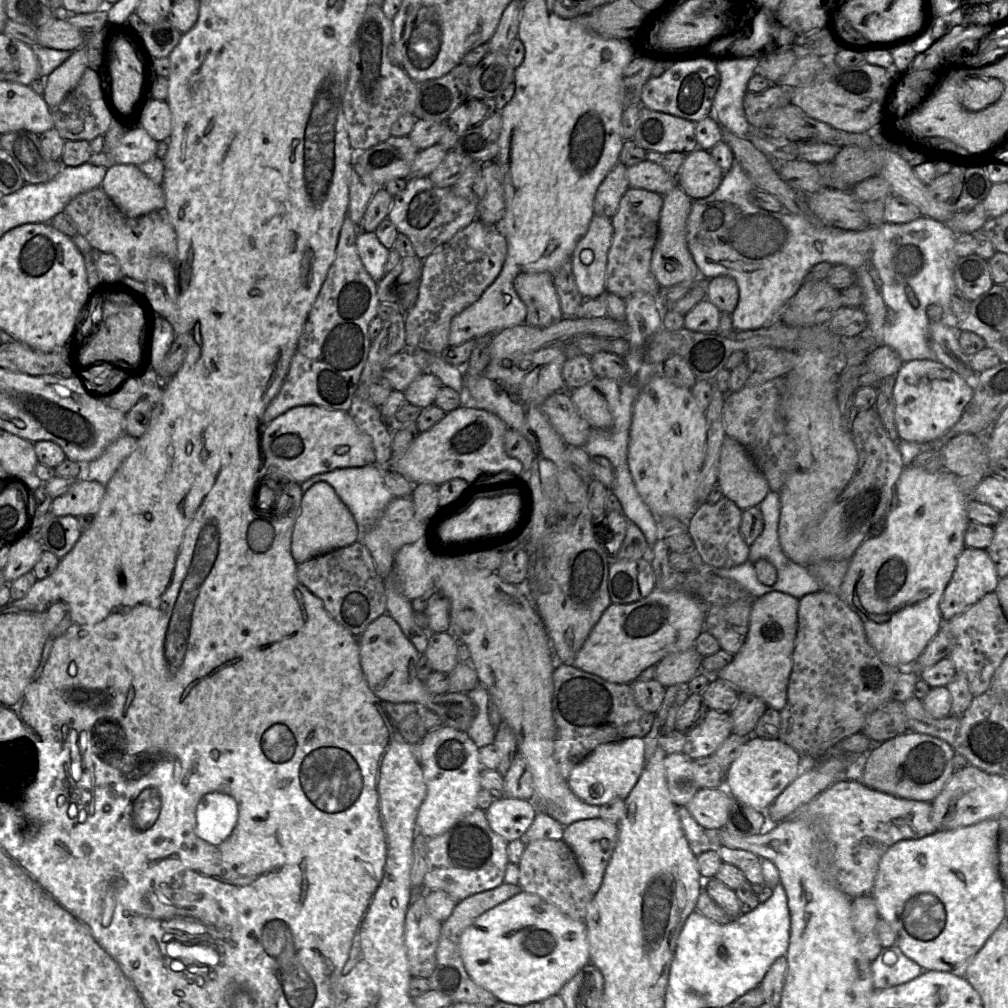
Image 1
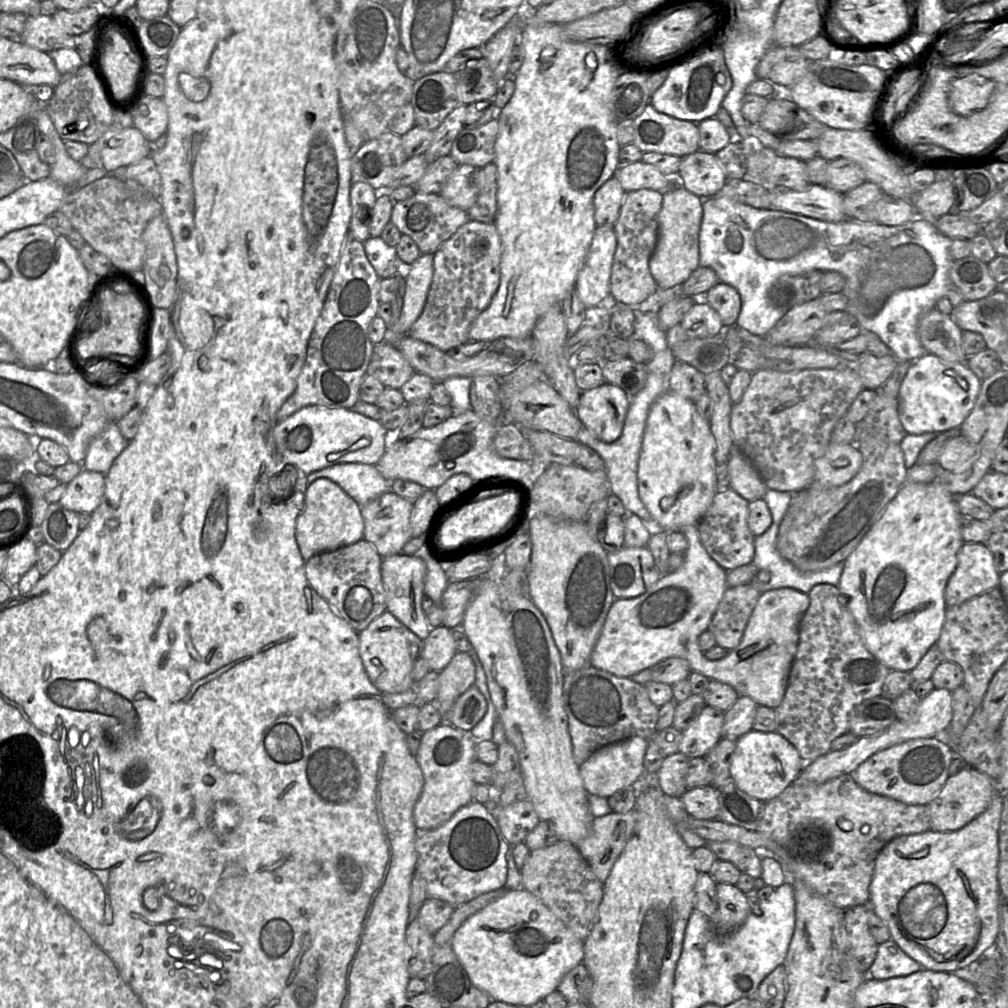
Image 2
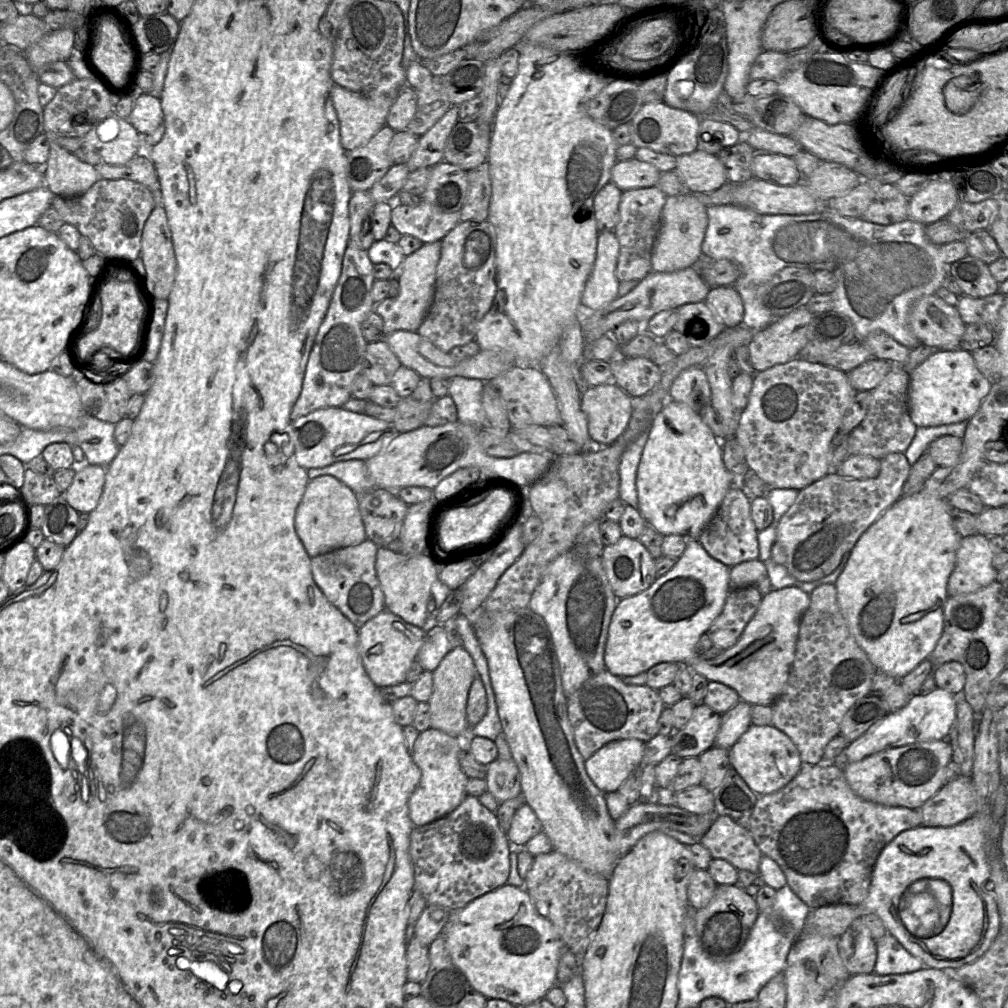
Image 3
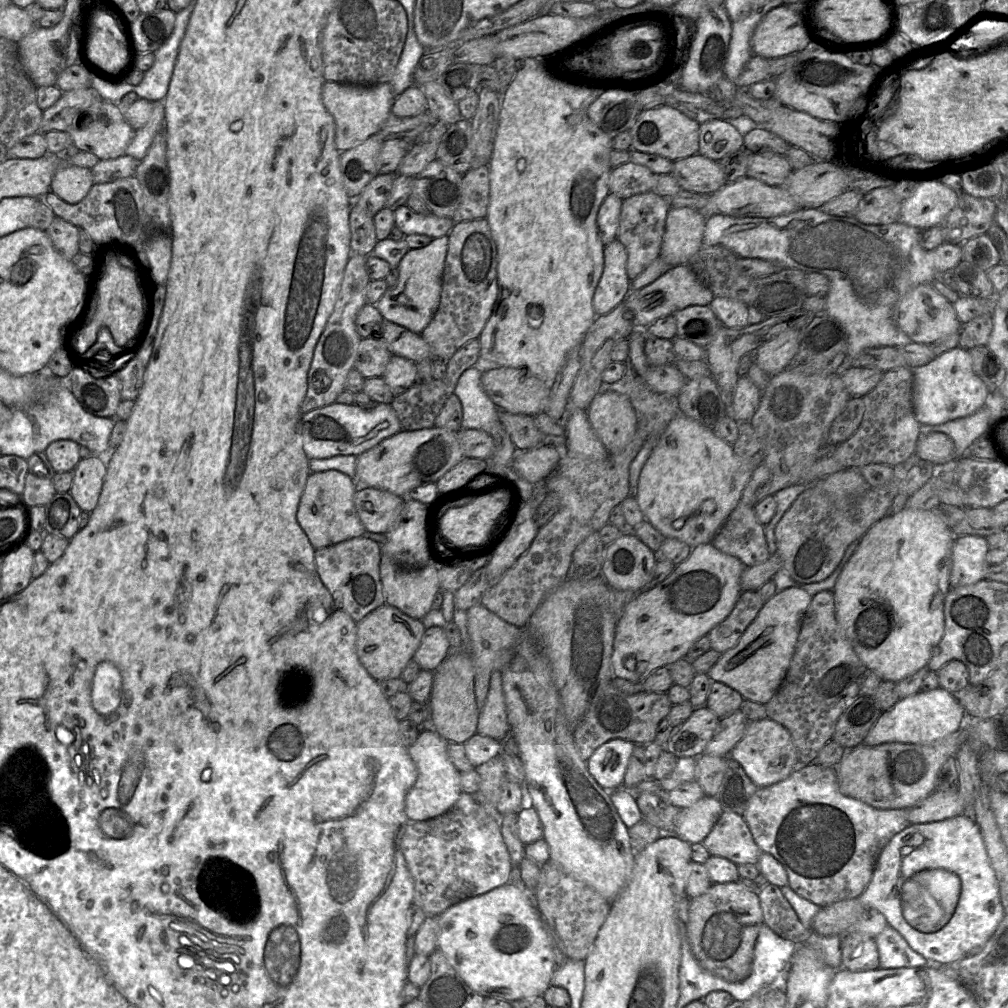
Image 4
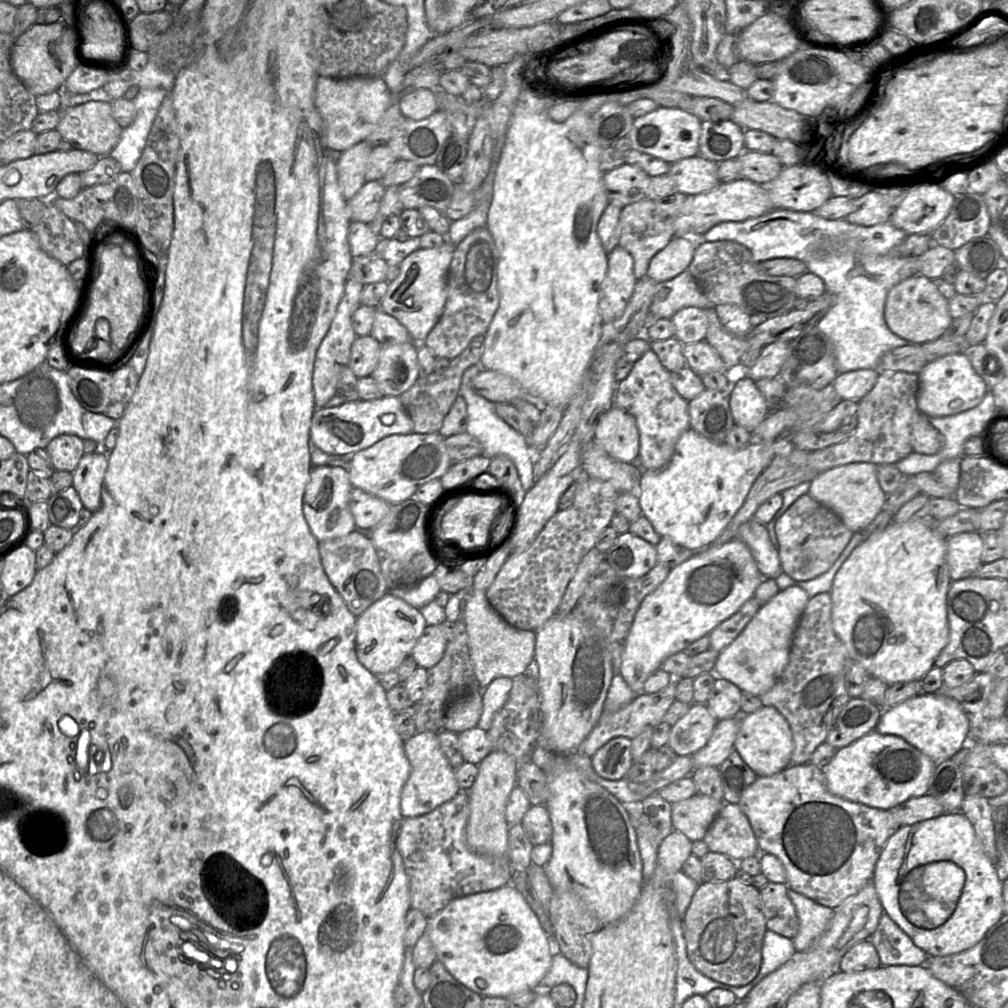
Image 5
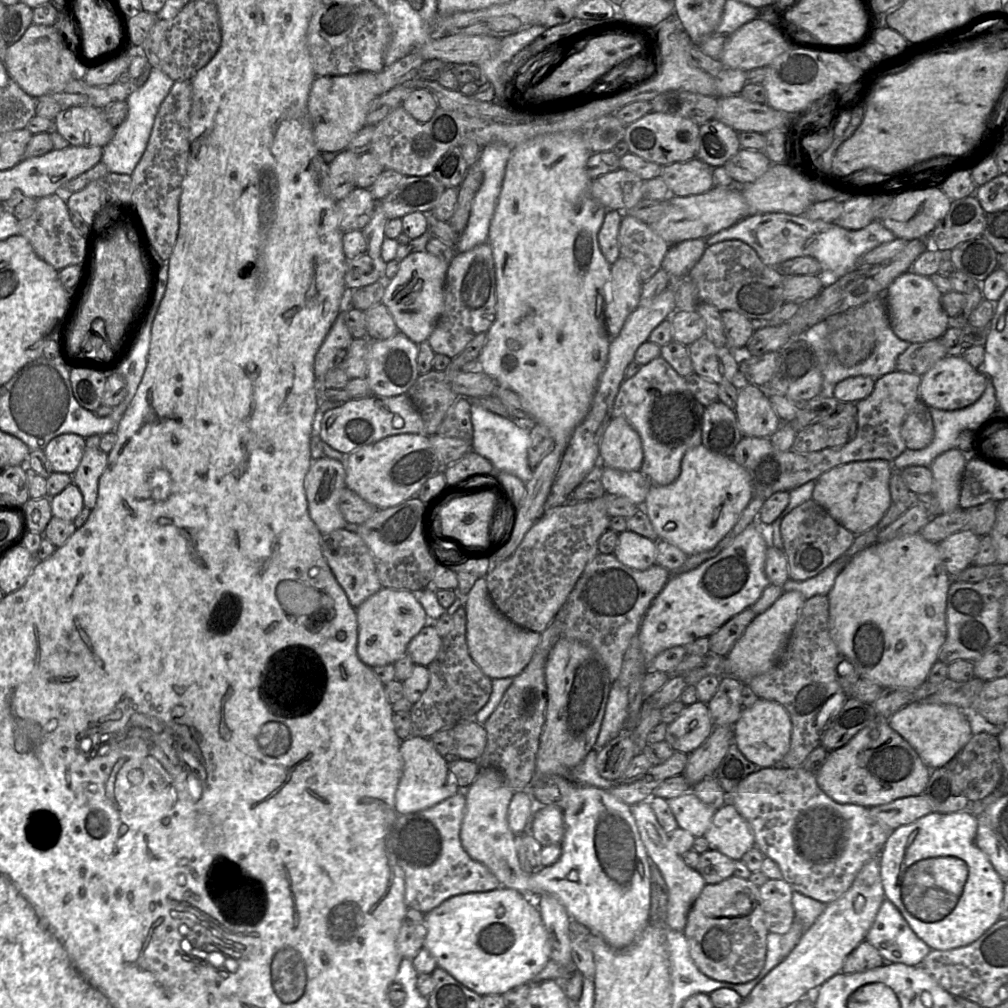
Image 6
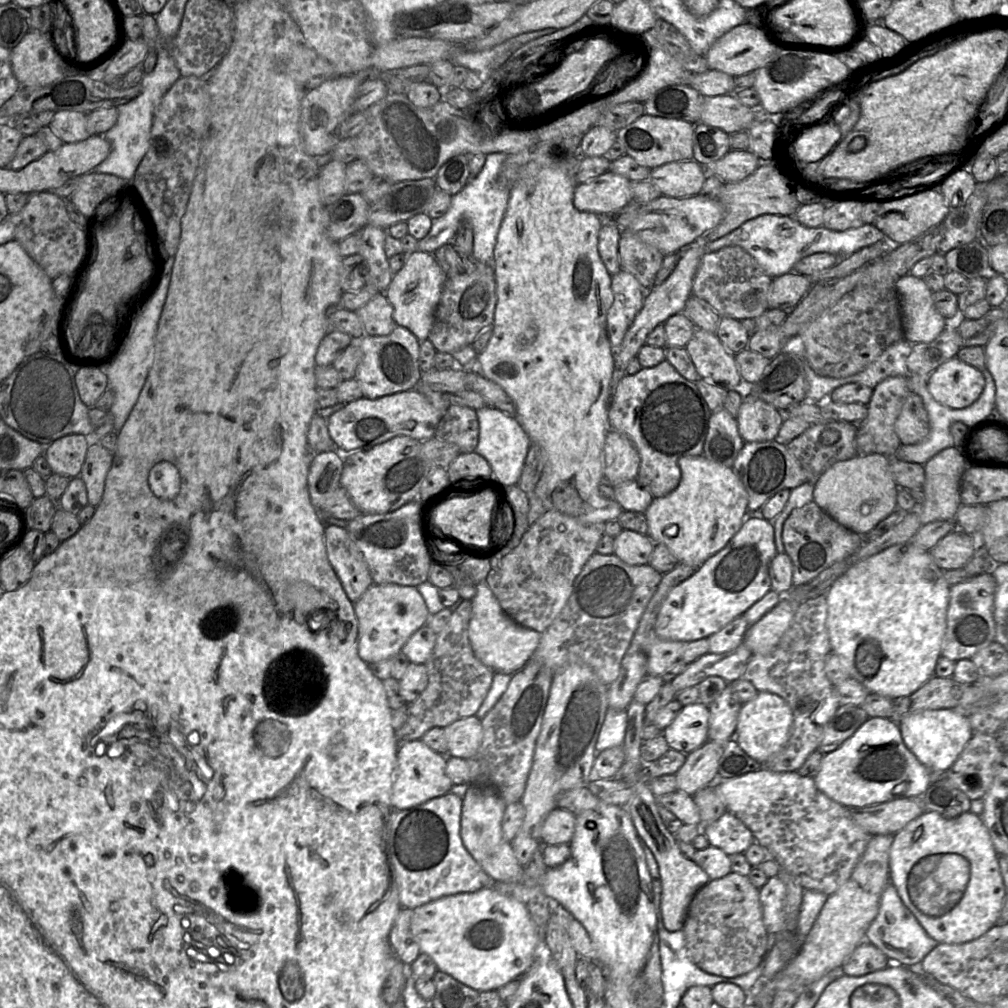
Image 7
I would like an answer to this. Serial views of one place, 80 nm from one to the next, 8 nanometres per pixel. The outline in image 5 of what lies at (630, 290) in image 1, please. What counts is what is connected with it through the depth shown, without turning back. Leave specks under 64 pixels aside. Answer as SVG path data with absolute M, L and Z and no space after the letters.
M649 198L621 208L618 244L632 256L637 280L646 276L651 259L673 239L671 219L661 217L656 211L656 202Z

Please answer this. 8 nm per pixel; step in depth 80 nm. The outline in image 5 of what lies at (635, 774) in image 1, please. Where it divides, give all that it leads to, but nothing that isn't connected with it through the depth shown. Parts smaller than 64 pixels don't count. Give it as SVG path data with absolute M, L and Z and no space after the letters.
M618 736L600 747L591 757L594 771L607 780L620 780L625 777L633 761L632 740Z

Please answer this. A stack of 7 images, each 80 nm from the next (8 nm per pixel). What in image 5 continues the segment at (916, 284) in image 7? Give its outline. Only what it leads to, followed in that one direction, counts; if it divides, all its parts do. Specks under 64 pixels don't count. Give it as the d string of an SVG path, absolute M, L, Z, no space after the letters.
M914 274L890 289L885 301L884 319L894 334L911 344L923 344L938 339L953 320L949 313L948 299L939 292L931 279L921 274Z

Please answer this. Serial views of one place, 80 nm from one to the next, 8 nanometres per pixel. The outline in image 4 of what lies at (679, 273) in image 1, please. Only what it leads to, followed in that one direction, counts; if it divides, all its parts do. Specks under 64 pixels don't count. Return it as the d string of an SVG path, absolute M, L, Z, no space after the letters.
M670 208L659 257L671 267L687 264L702 247L705 225L706 216L699 210Z

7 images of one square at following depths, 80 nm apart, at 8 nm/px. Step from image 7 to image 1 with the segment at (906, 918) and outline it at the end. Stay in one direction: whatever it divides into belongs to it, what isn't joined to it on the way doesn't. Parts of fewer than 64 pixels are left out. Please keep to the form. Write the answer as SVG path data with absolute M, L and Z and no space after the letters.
M896 944L882 947L878 957L871 962L871 970L875 989L906 983L923 972L923 969L908 958Z

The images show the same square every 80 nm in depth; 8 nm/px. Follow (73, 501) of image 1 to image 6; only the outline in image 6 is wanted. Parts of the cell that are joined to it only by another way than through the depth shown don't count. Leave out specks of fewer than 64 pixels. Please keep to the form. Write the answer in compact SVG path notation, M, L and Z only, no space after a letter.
M86 448L72 482L83 496L84 507L92 510L96 505L99 479L108 463L108 454L100 448Z

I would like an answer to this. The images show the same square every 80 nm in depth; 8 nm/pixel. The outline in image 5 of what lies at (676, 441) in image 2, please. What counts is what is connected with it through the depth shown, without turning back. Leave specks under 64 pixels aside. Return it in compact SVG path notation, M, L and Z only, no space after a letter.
M690 428L679 437L675 452L666 467L643 470L637 494L642 515L650 521L661 537L669 538L692 551L703 551L711 546L728 526L745 502L753 483L772 459L779 454L790 453L792 449L794 448L789 429L775 439L738 449L726 442L711 441Z

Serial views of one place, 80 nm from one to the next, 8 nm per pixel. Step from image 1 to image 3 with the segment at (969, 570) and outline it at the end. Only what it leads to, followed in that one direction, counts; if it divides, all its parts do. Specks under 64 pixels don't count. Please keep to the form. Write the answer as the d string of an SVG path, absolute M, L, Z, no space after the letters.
M983 534L962 537L956 566L948 581L948 596L976 592L997 581L997 574L989 537Z

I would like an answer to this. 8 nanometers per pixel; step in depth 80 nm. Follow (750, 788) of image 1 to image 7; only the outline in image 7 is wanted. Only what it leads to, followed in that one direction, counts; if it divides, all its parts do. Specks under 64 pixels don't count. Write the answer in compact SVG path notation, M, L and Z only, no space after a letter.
M758 692L757 696L742 704L734 738L751 758L762 765L787 744L793 727L793 713L788 703L770 692Z

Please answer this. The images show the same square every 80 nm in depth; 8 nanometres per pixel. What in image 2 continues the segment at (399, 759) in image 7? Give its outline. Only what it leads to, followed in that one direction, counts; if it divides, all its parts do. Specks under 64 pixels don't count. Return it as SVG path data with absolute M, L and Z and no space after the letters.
M447 722L421 734L415 758L422 770L424 784L413 813L419 831L439 827L473 800L472 788L475 782L471 775L471 764L476 759L475 745L469 732L459 730Z

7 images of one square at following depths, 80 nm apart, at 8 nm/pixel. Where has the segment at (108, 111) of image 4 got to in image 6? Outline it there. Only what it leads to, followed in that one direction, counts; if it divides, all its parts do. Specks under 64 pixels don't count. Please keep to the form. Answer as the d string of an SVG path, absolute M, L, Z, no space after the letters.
M74 106L62 109L54 119L53 128L72 146L105 147L115 132L115 128L106 120L103 108L93 106Z

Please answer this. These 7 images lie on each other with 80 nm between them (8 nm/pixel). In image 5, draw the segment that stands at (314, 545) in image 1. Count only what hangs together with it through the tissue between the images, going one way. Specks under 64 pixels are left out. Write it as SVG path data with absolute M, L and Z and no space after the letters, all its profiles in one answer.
M313 466L303 496L303 515L315 538L320 542L343 537L357 529L350 511L350 494L354 487L348 470L338 466Z

